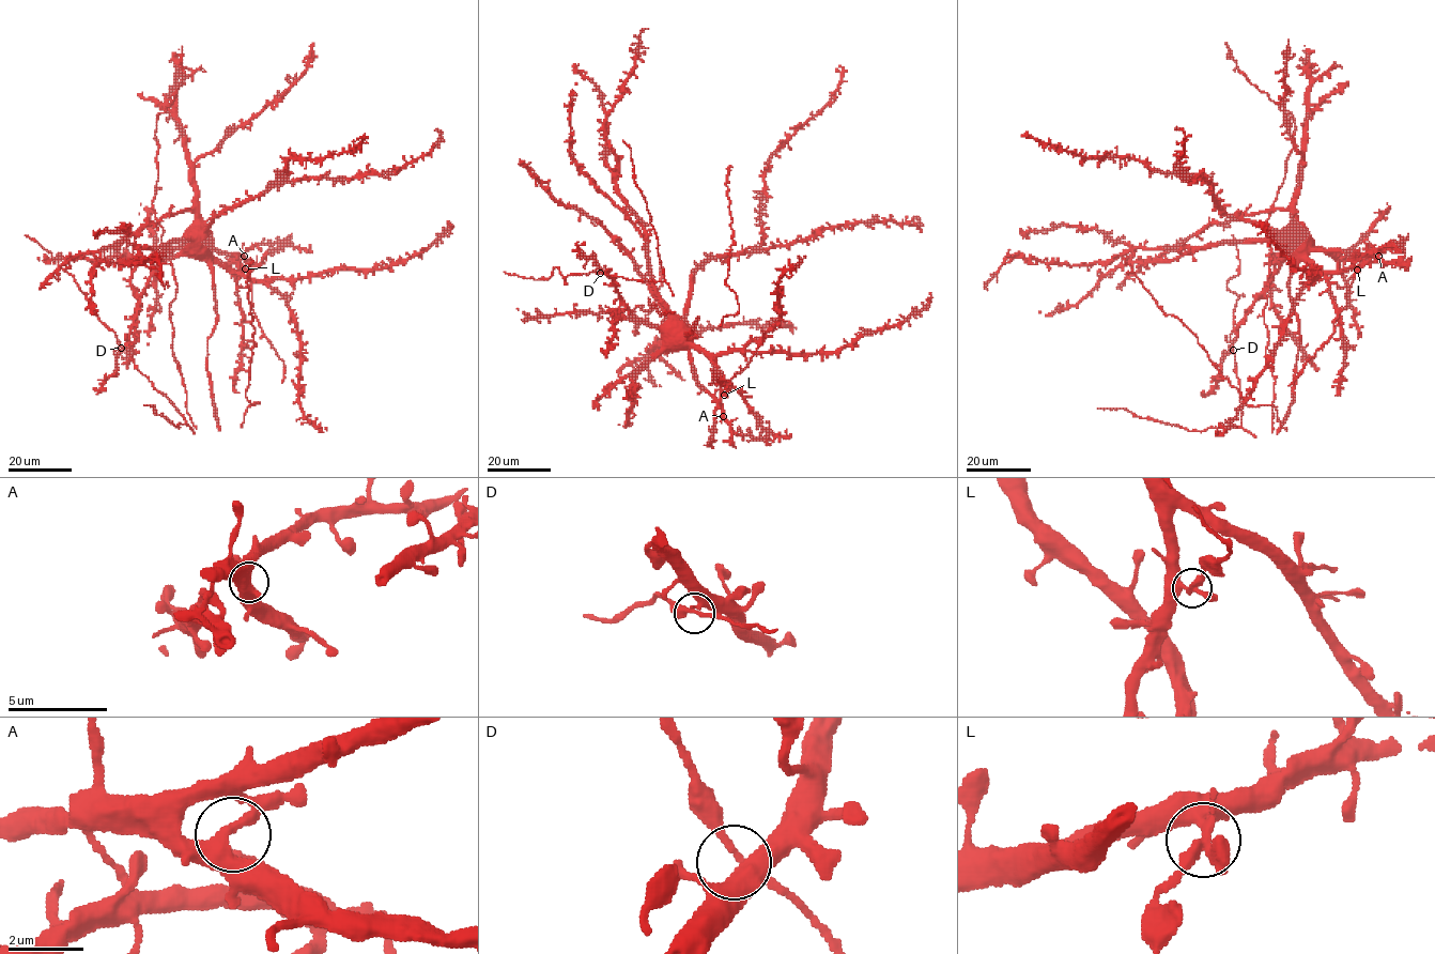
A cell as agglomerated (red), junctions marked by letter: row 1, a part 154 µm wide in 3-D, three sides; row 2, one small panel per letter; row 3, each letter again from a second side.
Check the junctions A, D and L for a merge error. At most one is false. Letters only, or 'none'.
L

